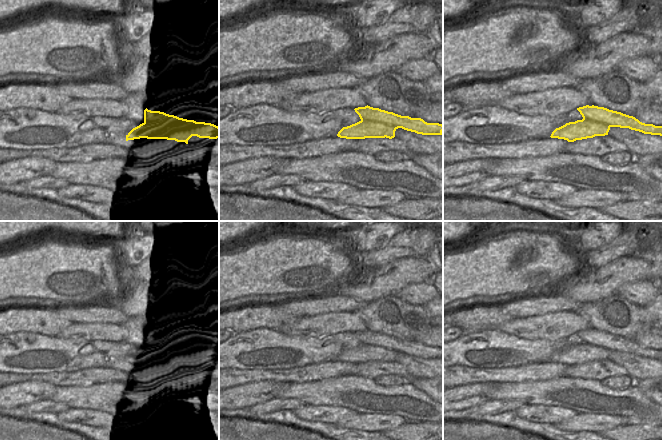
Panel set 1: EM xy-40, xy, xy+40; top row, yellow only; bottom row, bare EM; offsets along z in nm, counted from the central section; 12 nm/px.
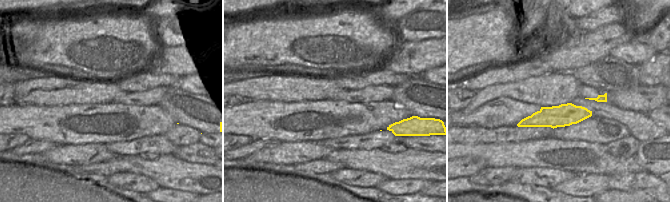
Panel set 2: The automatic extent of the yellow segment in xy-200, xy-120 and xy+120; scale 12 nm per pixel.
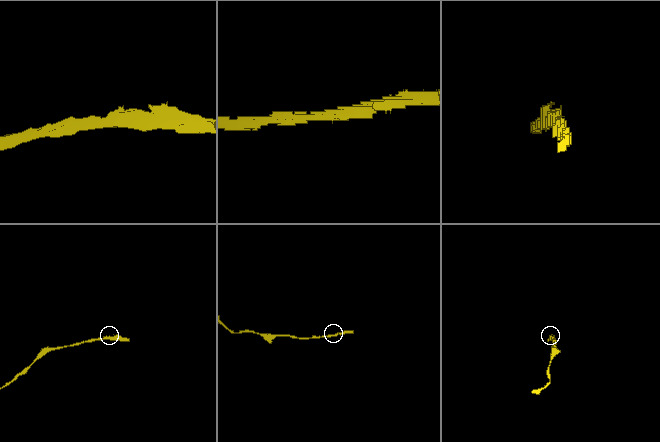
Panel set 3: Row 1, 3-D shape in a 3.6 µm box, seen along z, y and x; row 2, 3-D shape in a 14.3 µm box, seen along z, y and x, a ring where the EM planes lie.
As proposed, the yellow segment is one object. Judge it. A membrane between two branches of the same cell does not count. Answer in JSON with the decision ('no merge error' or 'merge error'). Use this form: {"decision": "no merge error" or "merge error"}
{"decision": "merge error"}

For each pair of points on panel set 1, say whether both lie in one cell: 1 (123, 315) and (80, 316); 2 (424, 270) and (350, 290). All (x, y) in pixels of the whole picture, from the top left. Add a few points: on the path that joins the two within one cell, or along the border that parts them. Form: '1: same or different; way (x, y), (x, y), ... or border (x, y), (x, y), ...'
1: same; way (112, 316), (91, 316)
2: same; way (406, 271), (368, 288)

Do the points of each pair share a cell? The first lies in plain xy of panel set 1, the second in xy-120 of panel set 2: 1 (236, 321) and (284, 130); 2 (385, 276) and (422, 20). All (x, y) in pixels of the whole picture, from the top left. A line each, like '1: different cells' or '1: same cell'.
1: different cells
2: different cells

